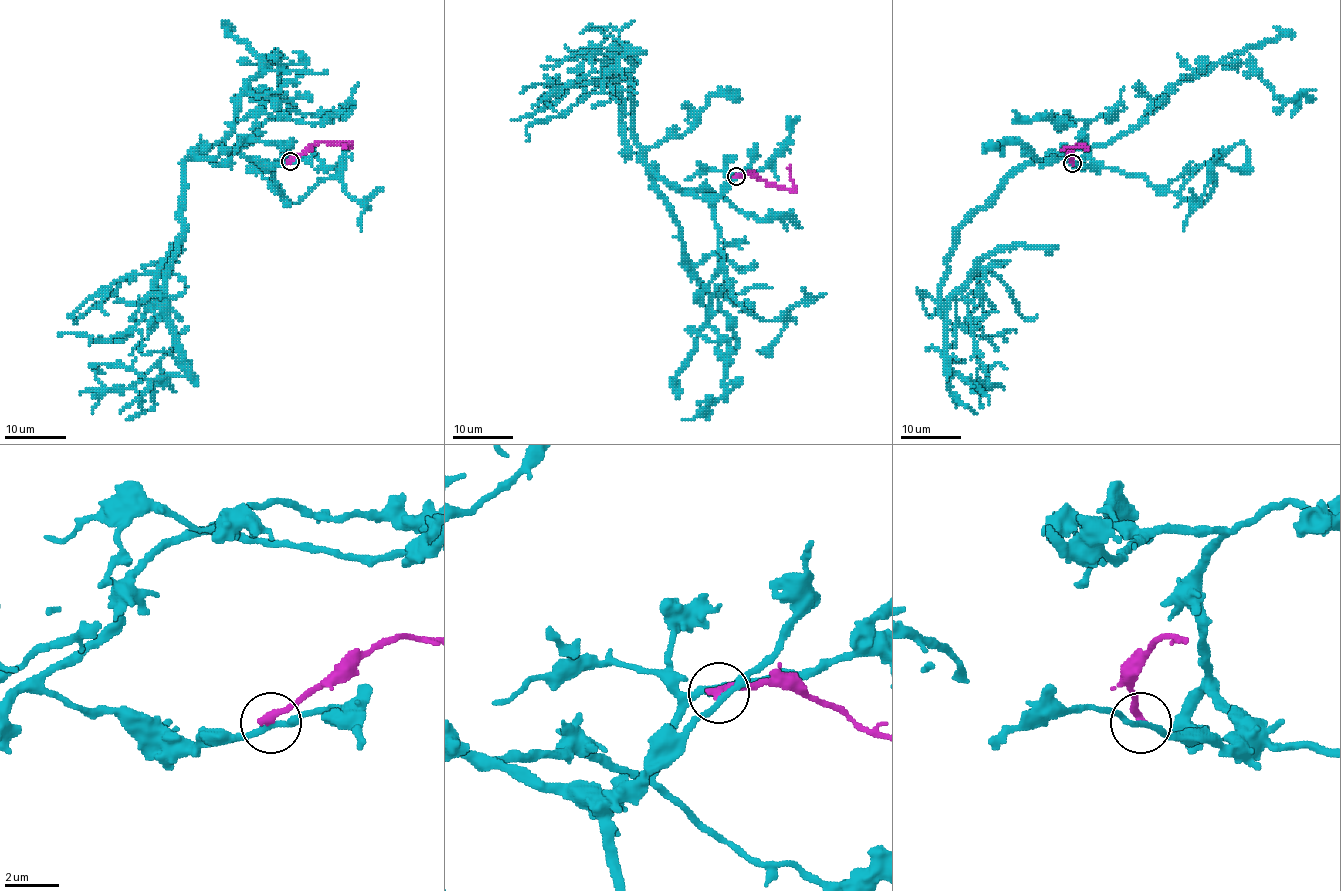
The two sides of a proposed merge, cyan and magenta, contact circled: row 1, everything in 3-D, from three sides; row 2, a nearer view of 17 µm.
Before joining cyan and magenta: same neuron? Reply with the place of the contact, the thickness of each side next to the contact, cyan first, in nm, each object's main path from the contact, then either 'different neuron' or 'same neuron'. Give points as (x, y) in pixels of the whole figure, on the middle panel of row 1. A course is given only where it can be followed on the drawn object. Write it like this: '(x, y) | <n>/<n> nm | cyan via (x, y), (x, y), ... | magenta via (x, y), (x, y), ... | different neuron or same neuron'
(736, 176) | 200/320 nm | cyan via (737, 176), (704, 198), (665, 182), (635, 135), (633, 65), (615, 46), (623, 77), (546, 92), (555, 110) | magenta via (737, 176), (755, 174), (779, 188), (791, 189), (794, 183), (789, 177), (789, 165) | different neuron

